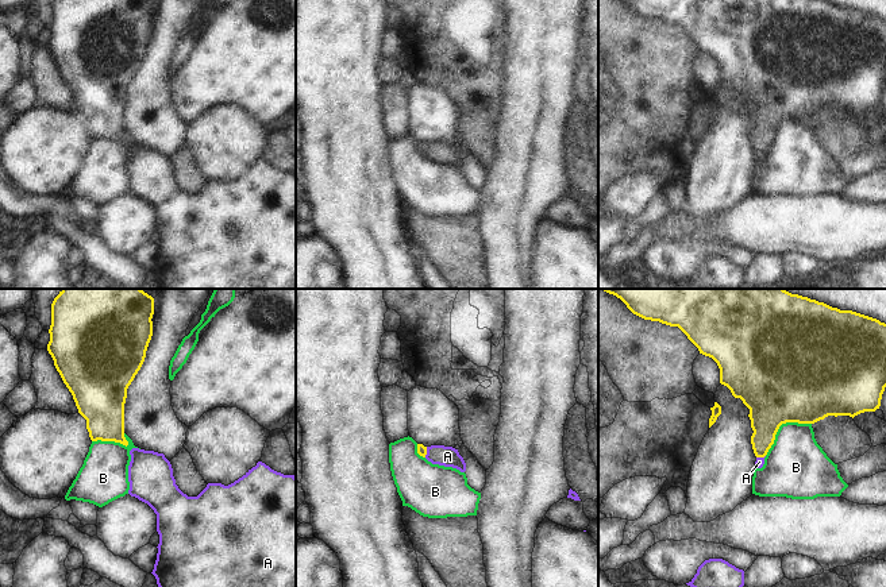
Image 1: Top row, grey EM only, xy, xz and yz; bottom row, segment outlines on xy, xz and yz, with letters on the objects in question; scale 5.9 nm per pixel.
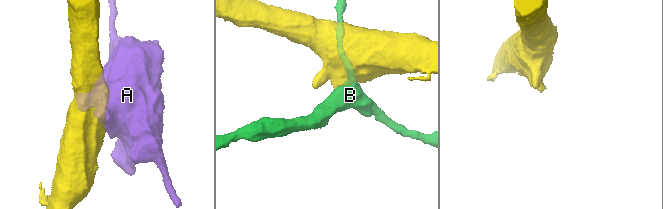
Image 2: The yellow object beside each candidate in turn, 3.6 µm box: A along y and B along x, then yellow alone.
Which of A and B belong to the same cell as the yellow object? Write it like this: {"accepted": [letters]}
{"accepted": ["A"]}

